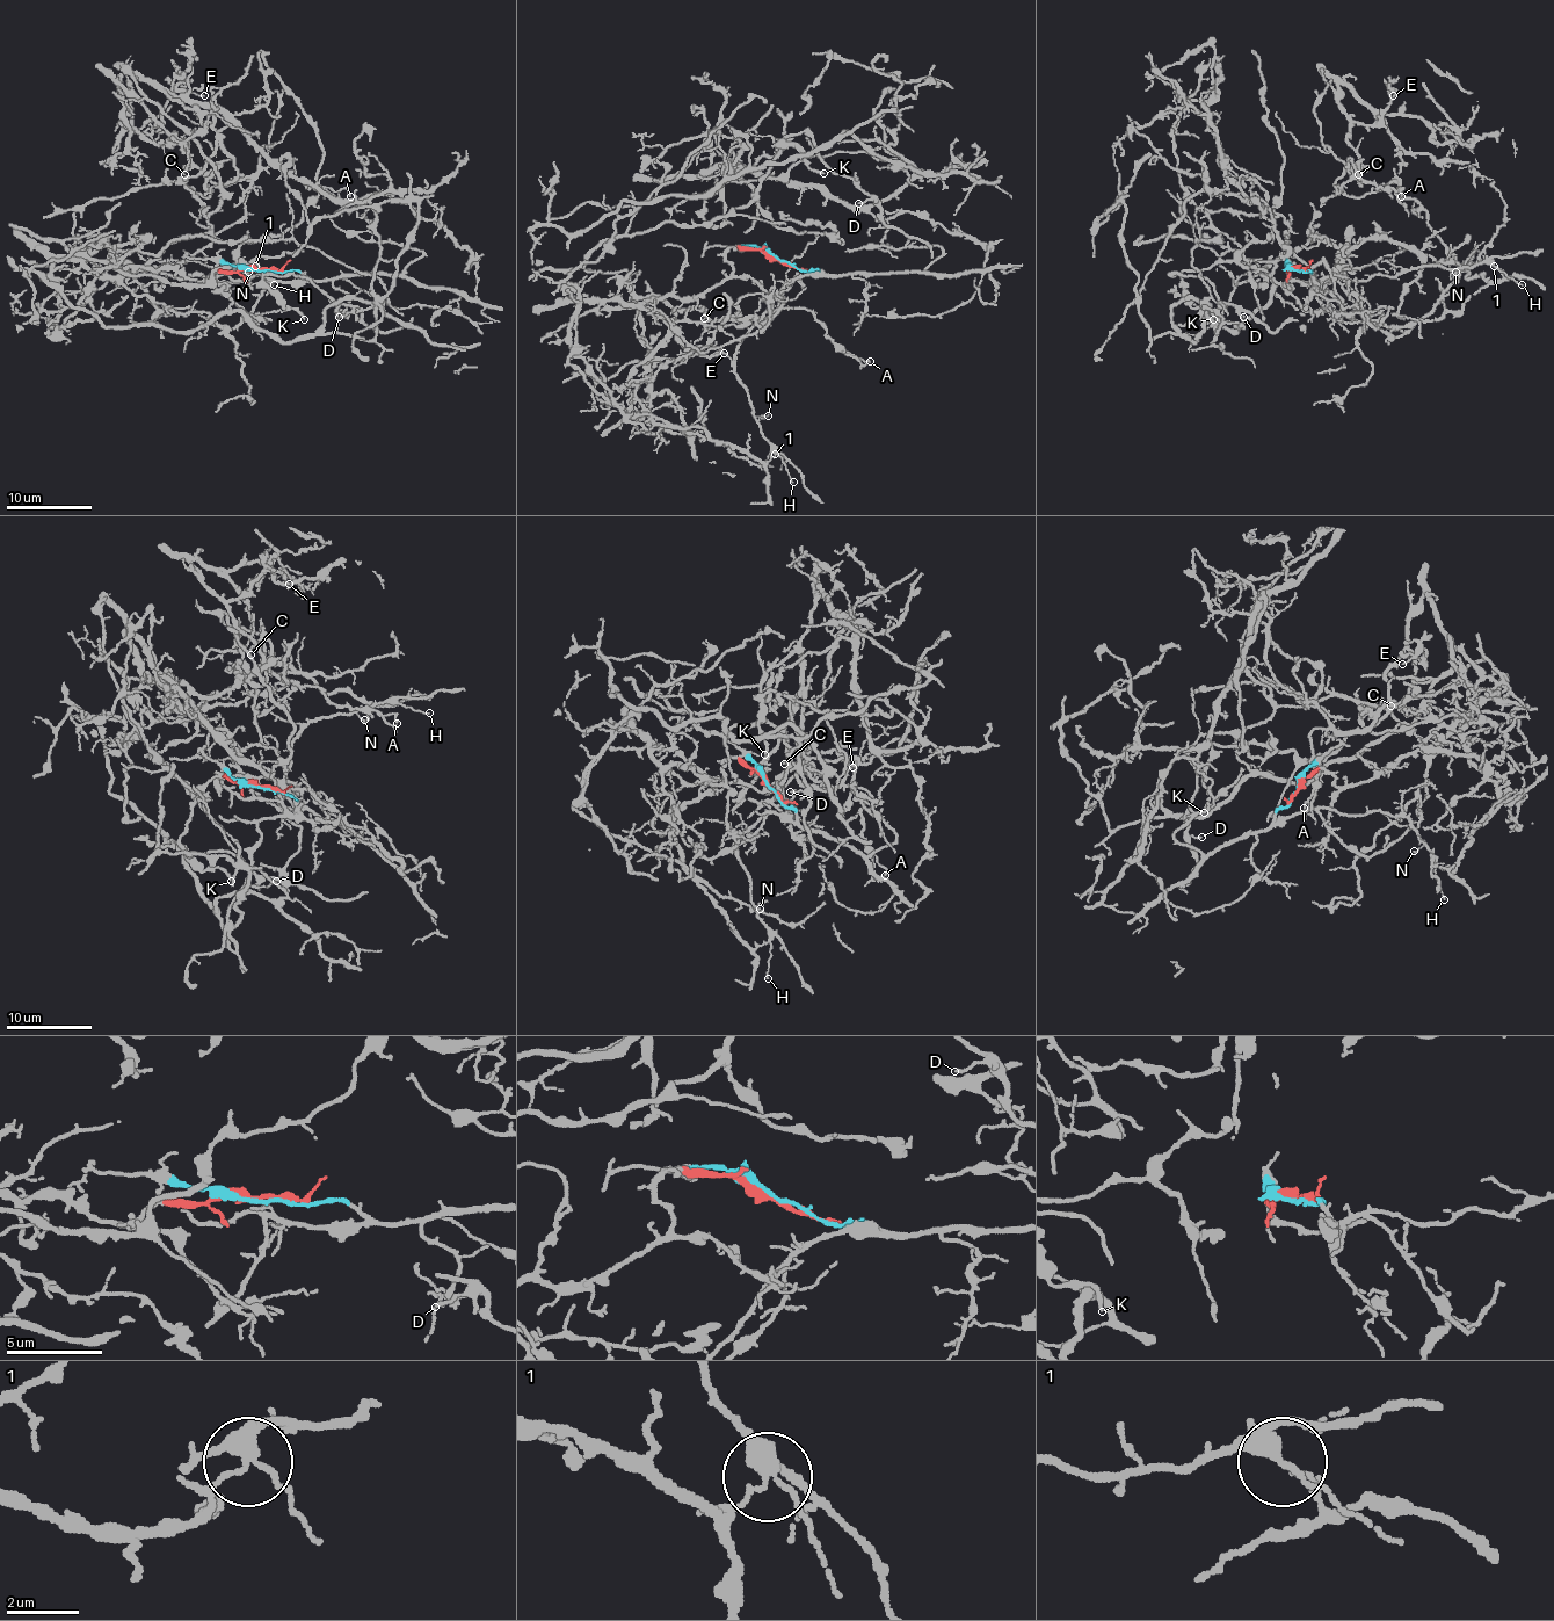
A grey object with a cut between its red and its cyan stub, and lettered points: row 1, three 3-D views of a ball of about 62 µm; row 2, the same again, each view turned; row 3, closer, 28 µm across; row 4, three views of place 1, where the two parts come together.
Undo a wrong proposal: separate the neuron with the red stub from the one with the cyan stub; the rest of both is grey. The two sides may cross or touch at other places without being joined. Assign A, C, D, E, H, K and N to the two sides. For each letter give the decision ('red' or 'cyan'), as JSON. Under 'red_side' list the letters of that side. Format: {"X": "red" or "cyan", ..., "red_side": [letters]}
{"A": "red", "C": "red", "D": "red", "E": "red", "H": "cyan", "K": "red", "N": "cyan", "red_side": ["A", "C", "D", "E", "K"]}

